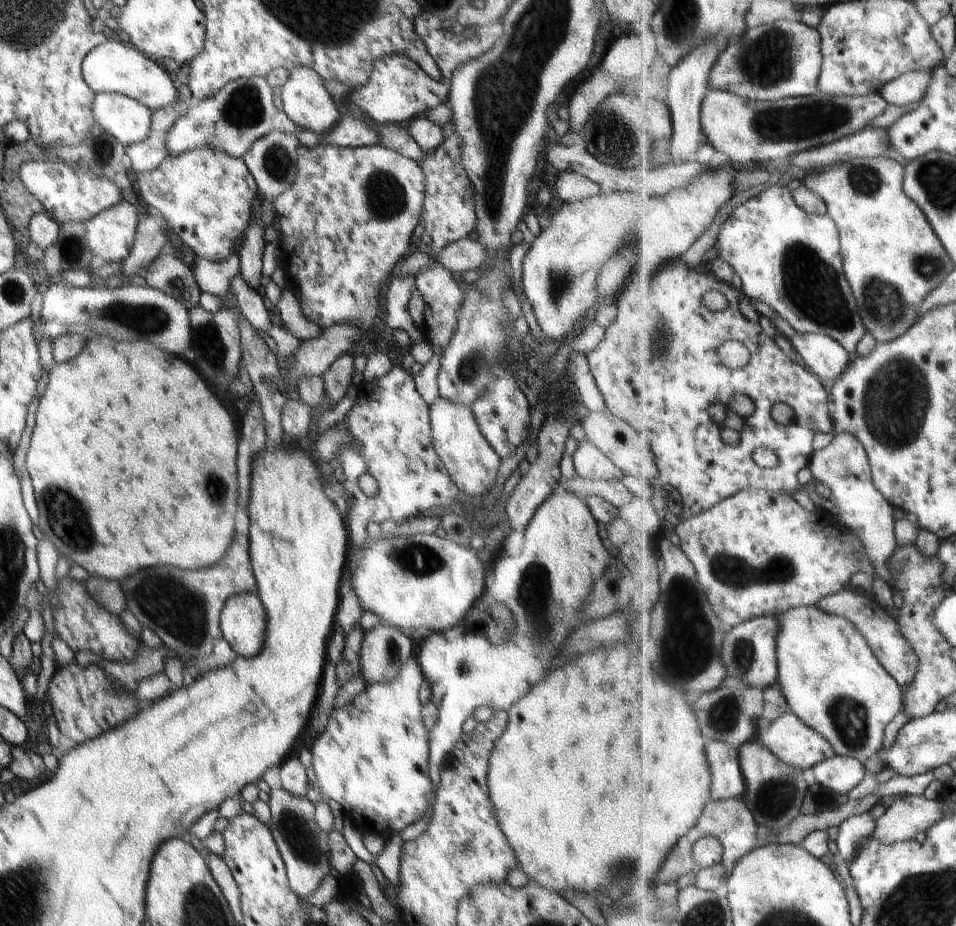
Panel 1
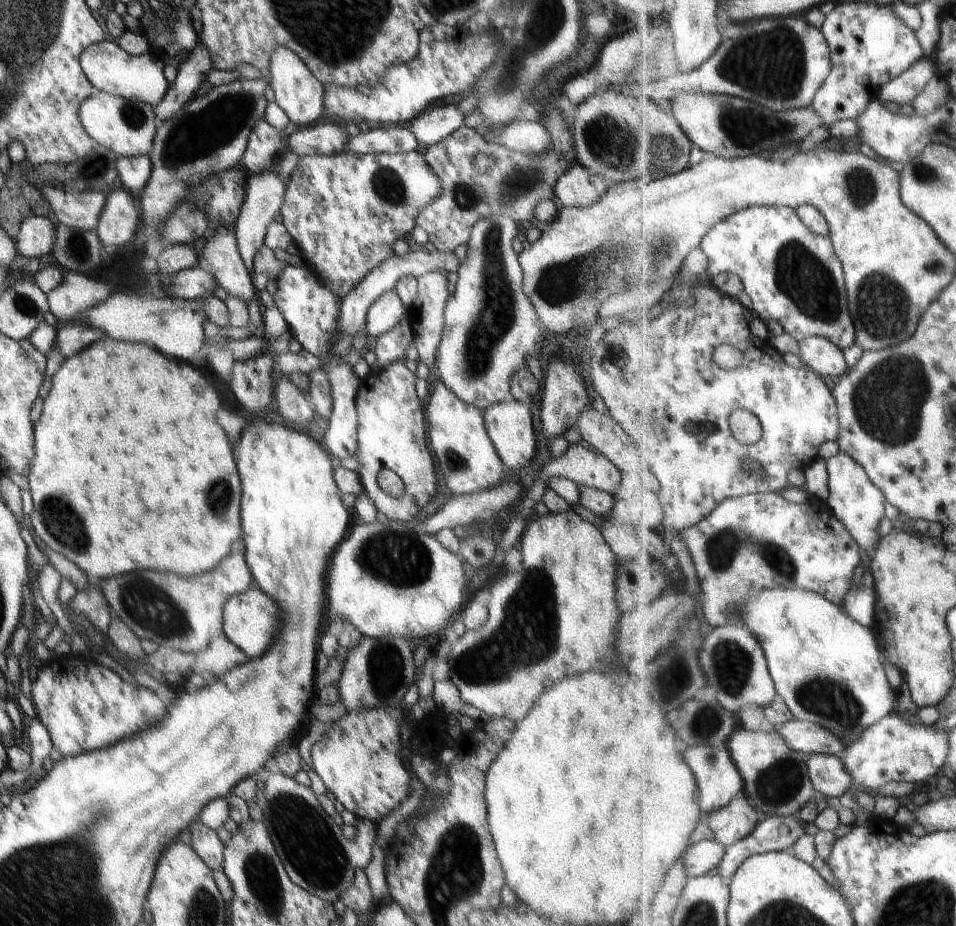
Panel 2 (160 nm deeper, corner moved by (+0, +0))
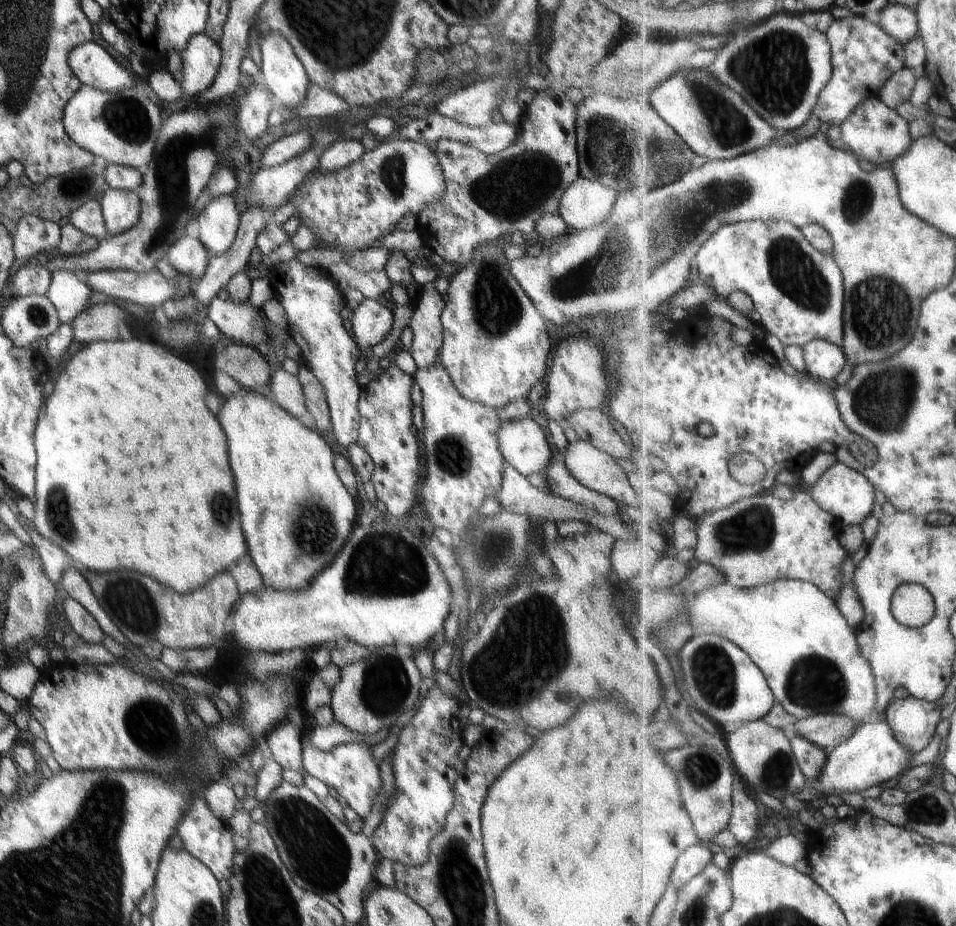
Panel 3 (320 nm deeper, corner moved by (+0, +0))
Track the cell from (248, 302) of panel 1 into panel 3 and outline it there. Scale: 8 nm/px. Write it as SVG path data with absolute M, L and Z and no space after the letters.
M220 195L207 202L196 216L200 226L198 236L203 245L209 250L210 256L217 256L226 252L232 246L237 235L241 210L236 195Z

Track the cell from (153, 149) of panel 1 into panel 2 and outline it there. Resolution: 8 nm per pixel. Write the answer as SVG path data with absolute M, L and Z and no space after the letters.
M146 155L120 157L115 164L116 185L129 192L142 192L152 172L152 161Z

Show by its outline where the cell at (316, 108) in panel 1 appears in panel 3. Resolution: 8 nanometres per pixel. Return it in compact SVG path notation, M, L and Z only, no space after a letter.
M270 31L267 34L264 33L259 46L262 54L262 77L260 79L262 79L268 90L273 94L274 100L280 102L288 111L293 112L305 99L308 85L311 83L308 80L302 63L298 60L292 46L290 46L290 43L281 32Z

